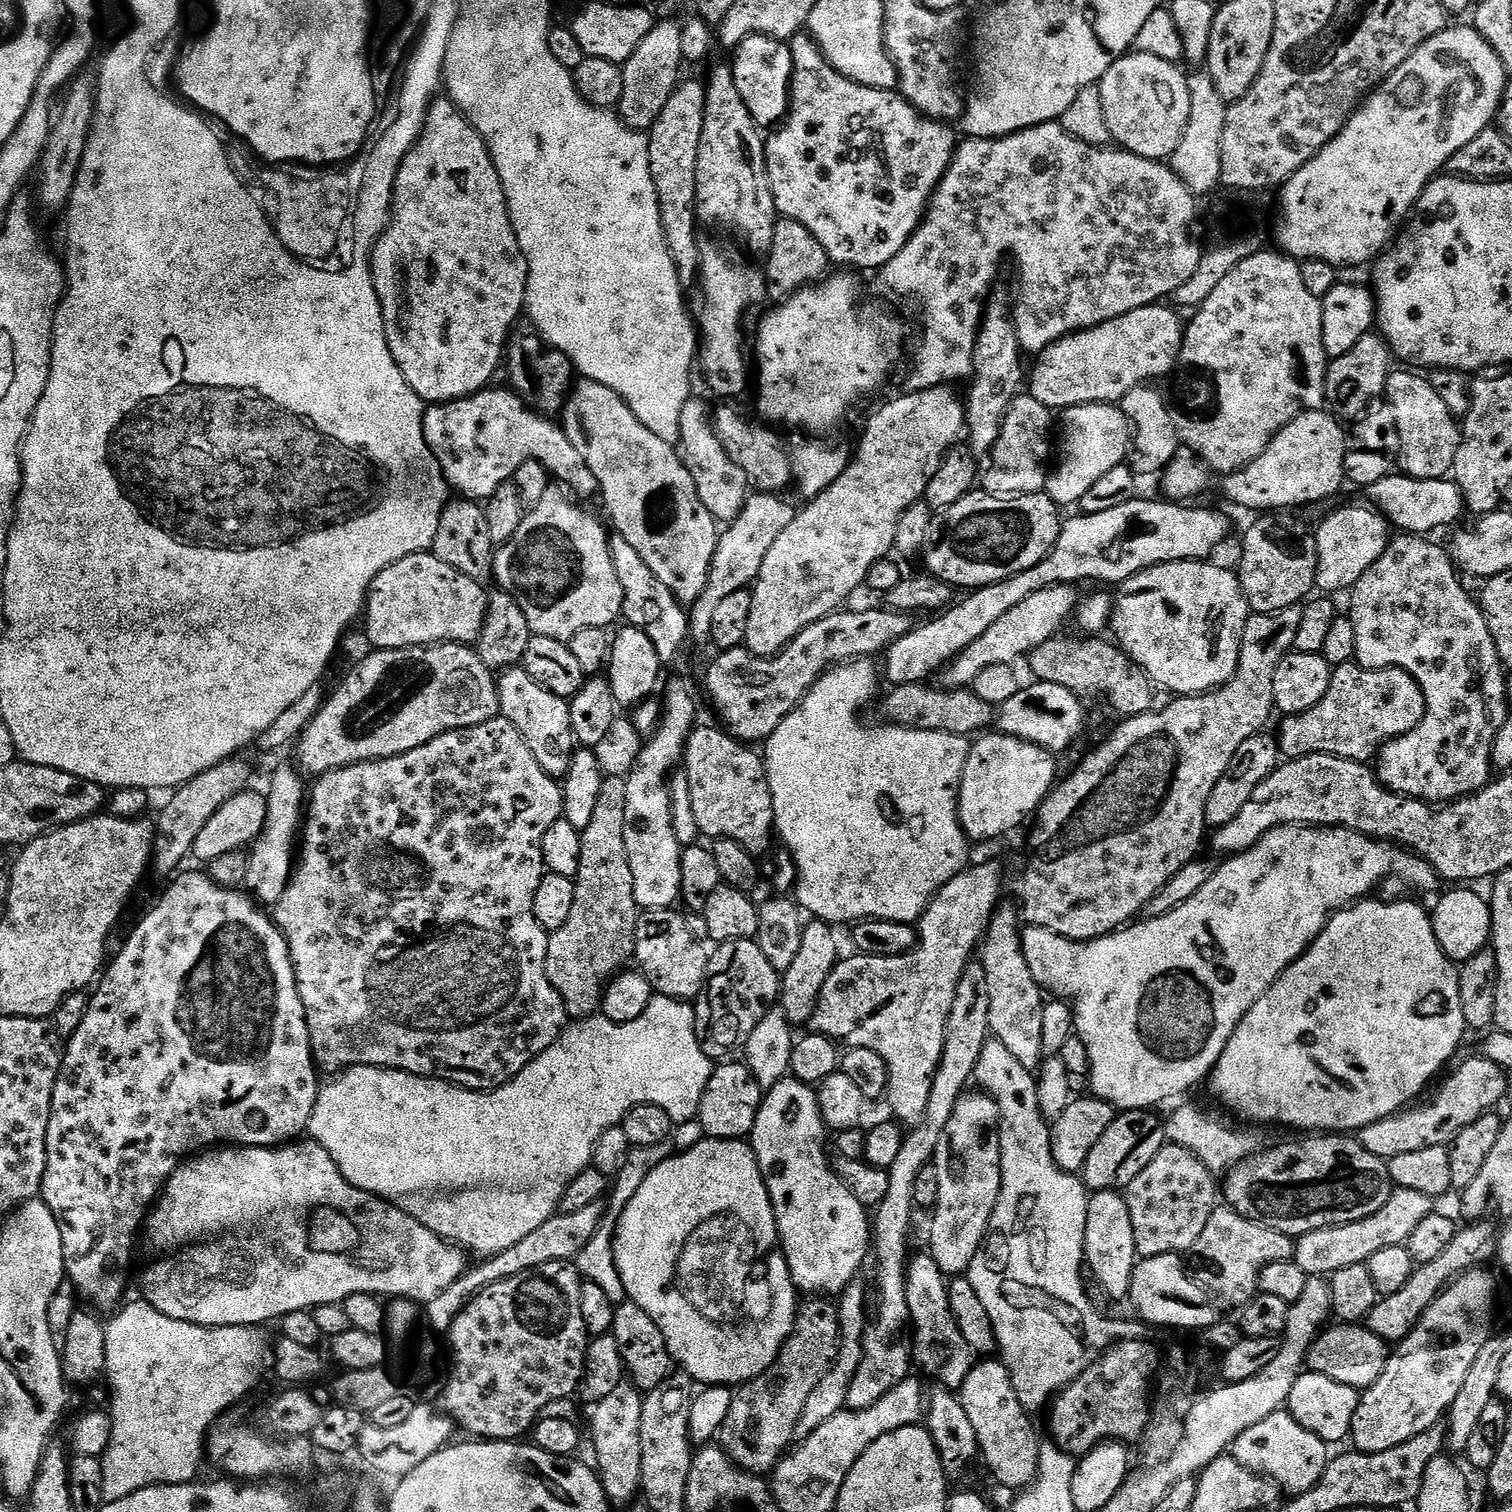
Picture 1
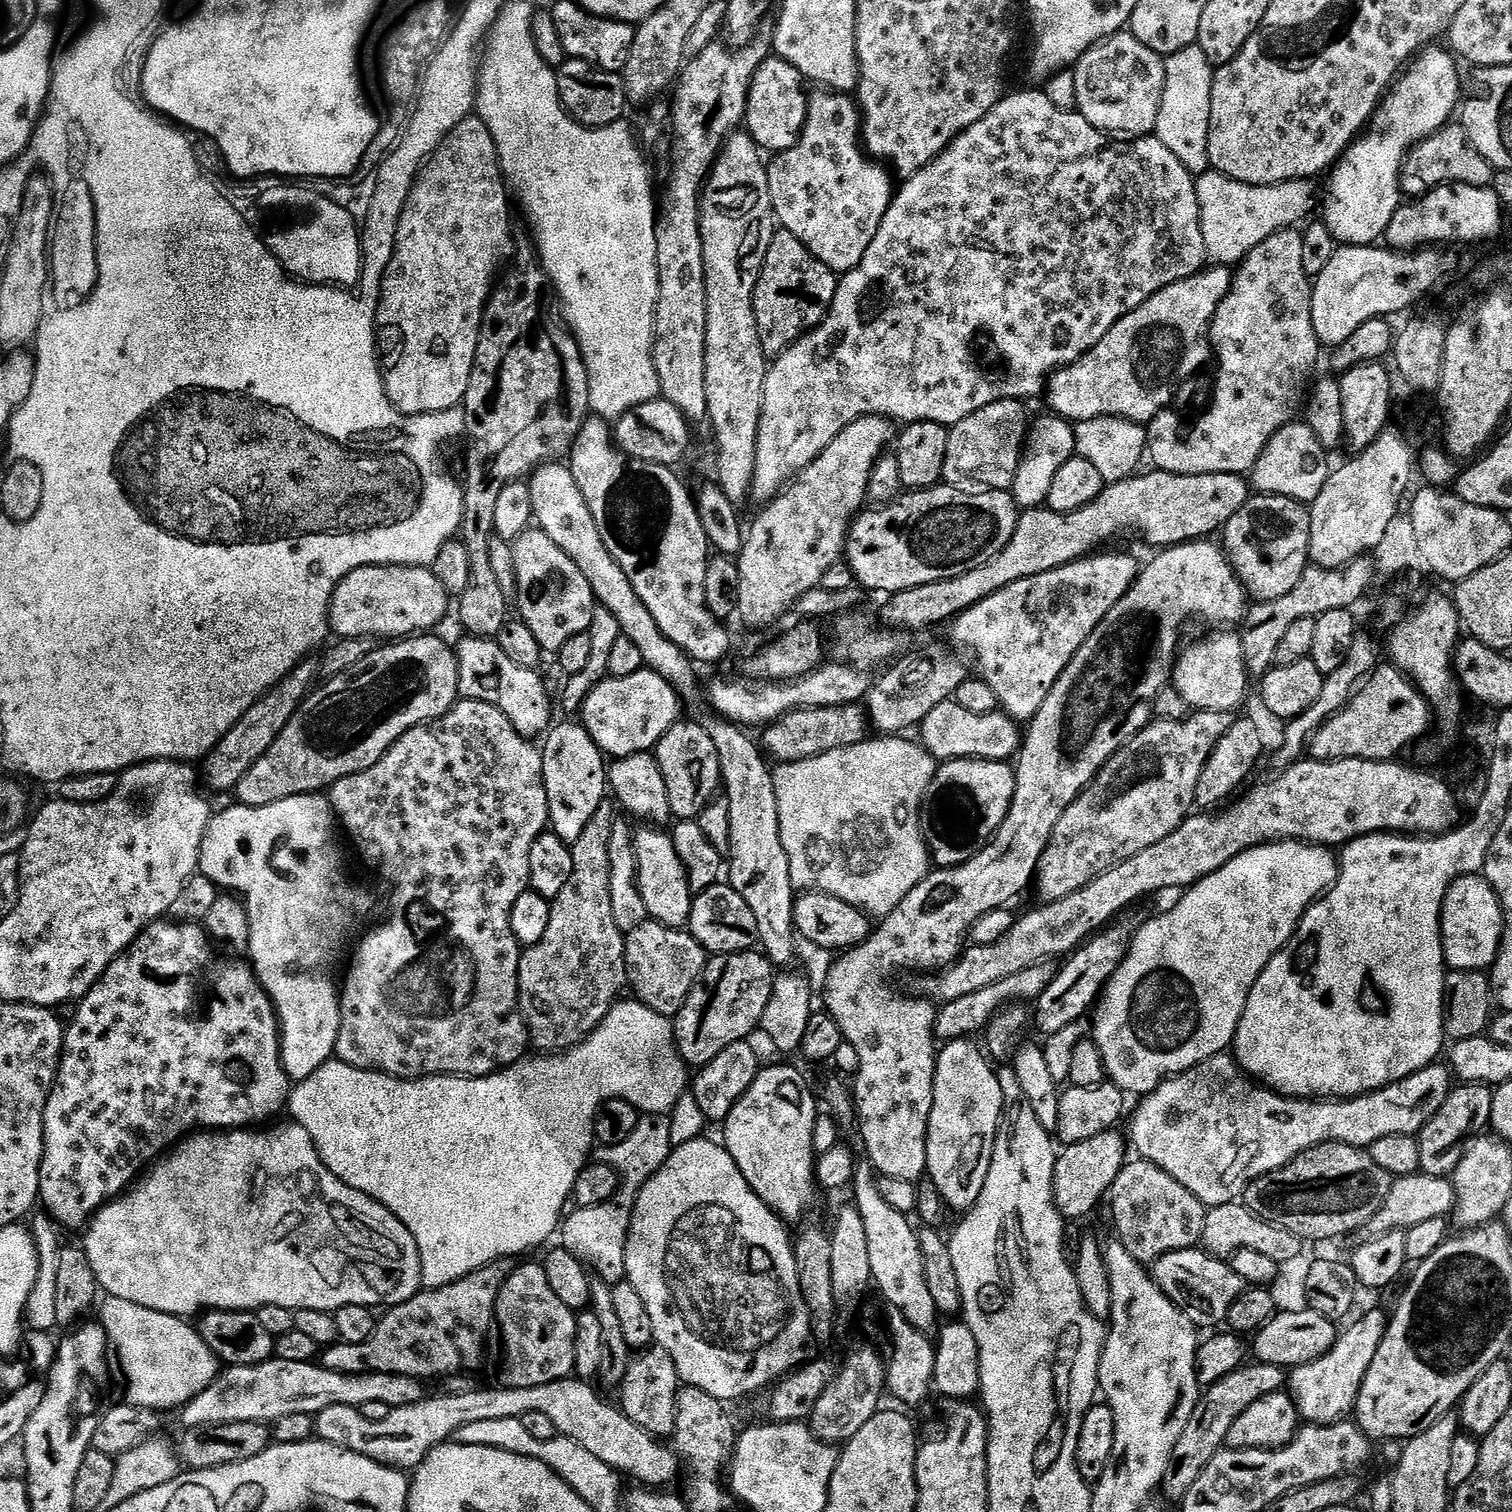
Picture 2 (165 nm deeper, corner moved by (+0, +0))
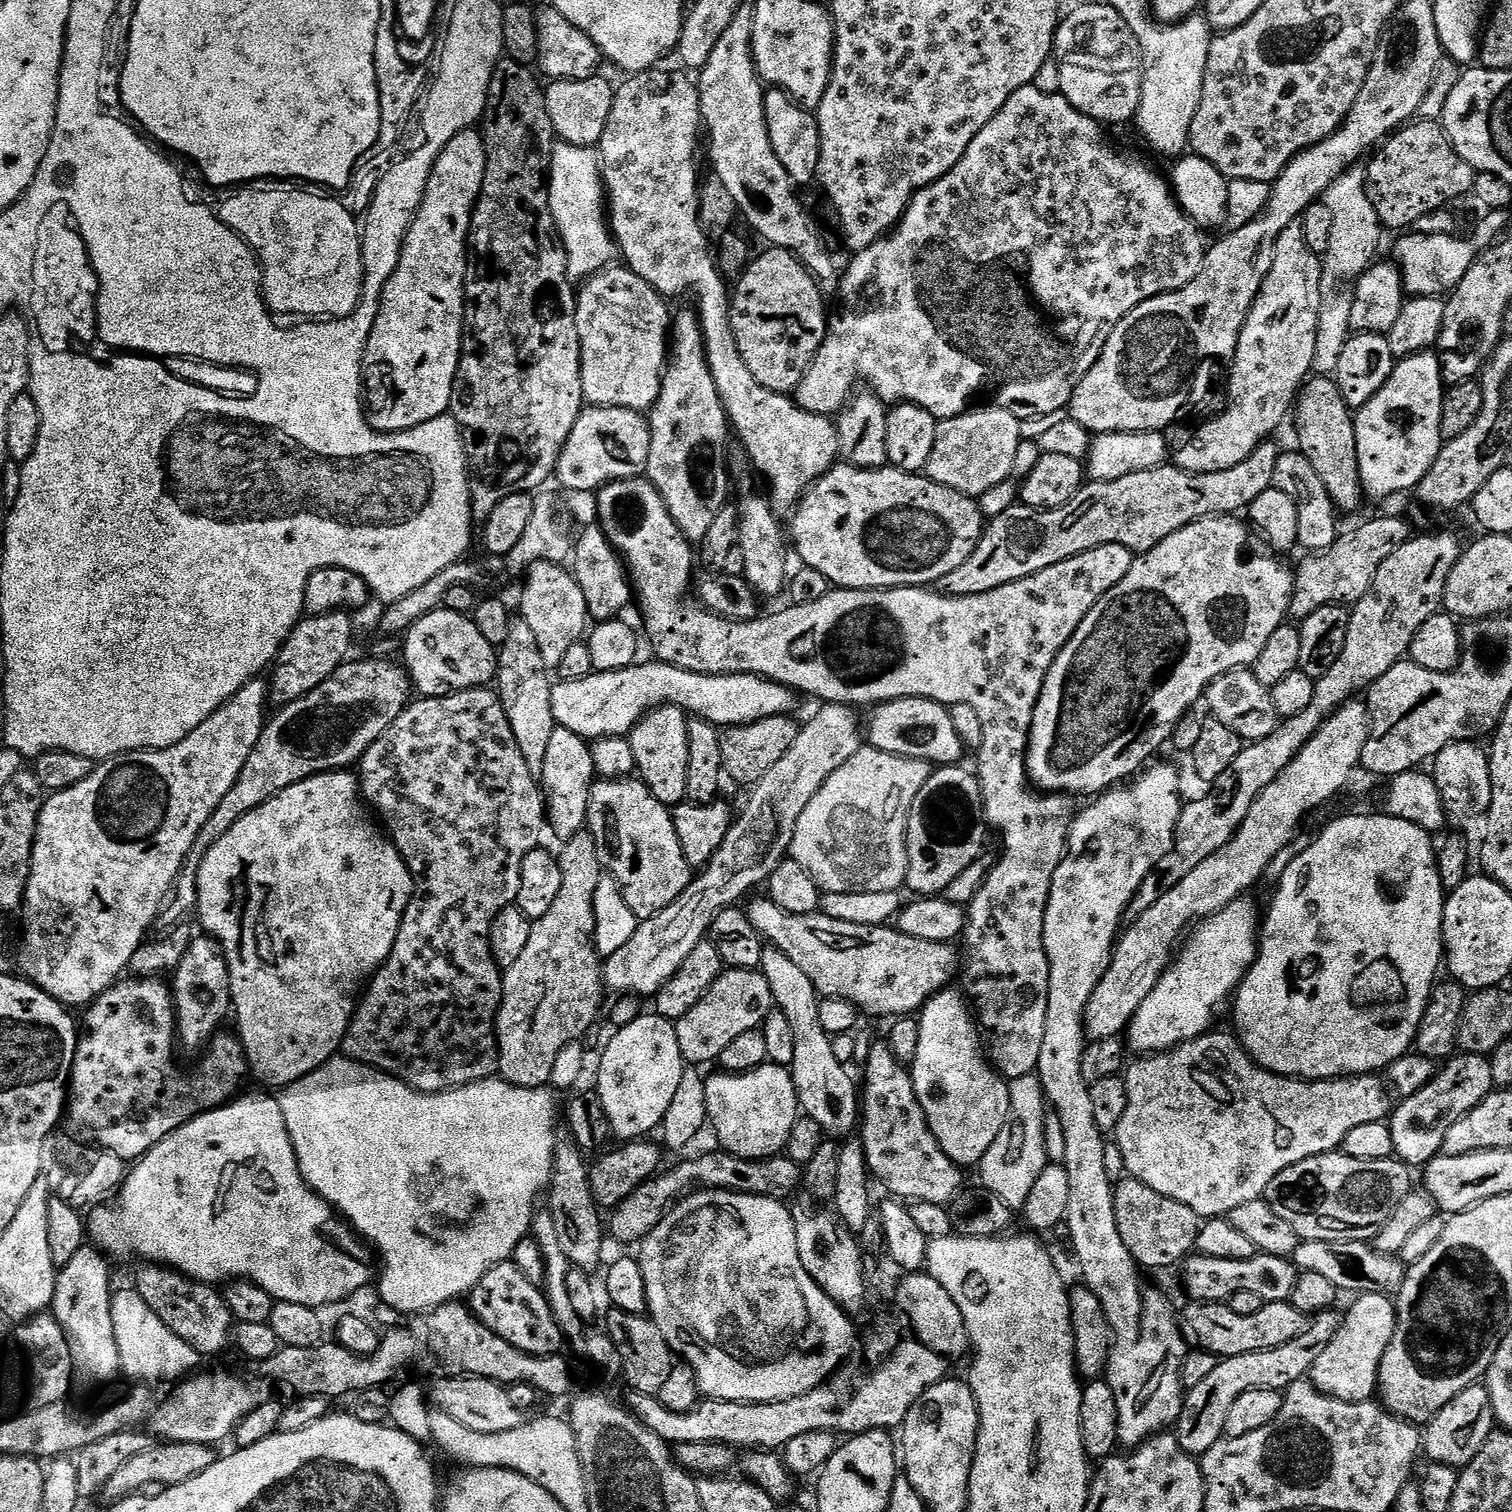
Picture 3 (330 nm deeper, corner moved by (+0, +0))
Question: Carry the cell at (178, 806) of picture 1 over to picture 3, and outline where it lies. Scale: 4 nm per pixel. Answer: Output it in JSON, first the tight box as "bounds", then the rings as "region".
{"bounds":[270,610,354,706],"region":[[[337,610],[321,616],[305,615],[297,624],[288,640],[280,648],[270,673],[270,700],[273,705],[283,706],[318,690],[330,674],[334,674],[349,659],[354,635],[353,617],[347,611]]]}

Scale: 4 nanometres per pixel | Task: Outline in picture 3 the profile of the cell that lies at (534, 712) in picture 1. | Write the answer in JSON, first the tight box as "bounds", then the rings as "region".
{"bounds":[402,606,497,697],"region":[[[441,606],[435,612],[426,614],[426,618],[420,618],[408,632],[405,632],[402,643],[404,643],[403,667],[412,677],[415,691],[421,697],[449,696],[452,692],[465,692],[468,688],[482,688],[495,681],[497,649],[490,642],[486,642],[486,637],[482,634],[482,630],[478,630],[475,619],[471,615],[463,616]]]}

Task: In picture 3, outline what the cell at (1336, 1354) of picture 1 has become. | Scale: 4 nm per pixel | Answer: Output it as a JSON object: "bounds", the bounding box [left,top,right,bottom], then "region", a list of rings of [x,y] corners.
{"bounds":[1179,1302,1306,1358],"region":[[[1192,1302],[1189,1305],[1189,1308],[1184,1312],[1184,1320],[1182,1316],[1179,1321],[1185,1341],[1189,1345],[1195,1346],[1199,1351],[1208,1352],[1217,1358],[1274,1350],[1293,1340],[1306,1327],[1305,1313],[1299,1312],[1291,1302],[1265,1303],[1254,1314],[1242,1316],[1234,1314],[1222,1302],[1219,1304]]]}

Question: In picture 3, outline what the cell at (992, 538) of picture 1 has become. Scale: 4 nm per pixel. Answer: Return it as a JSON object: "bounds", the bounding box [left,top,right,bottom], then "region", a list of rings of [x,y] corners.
{"bounds":[790,462,986,588],"region":[[[837,462],[832,468],[800,498],[792,516],[792,528],[790,524],[790,544],[800,555],[799,563],[805,568],[818,570],[818,574],[824,574],[829,585],[836,588],[914,588],[917,586],[935,585],[946,574],[958,570],[970,554],[974,554],[980,535],[986,527],[986,517],[980,511],[979,503],[973,497],[962,494],[958,490],[950,490],[938,482],[929,480],[927,475],[914,472],[903,472],[891,466],[883,468],[855,468],[853,464],[847,462]]]}

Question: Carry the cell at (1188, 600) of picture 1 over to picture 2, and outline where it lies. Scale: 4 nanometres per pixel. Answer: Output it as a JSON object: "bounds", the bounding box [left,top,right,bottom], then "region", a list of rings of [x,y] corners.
{"bounds":[1174,630,1250,712],"region":[[[1216,630],[1205,640],[1179,653],[1174,673],[1174,687],[1186,698],[1189,709],[1202,712],[1231,712],[1248,696],[1250,677],[1244,661],[1240,636],[1232,630]]]}

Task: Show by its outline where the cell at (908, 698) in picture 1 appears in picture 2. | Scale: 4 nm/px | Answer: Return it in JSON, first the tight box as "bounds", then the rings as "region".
{"bounds":[762,704,870,764],"region":[[[860,704],[846,706],[822,706],[821,708],[799,708],[796,712],[788,712],[781,720],[777,720],[763,729],[762,748],[773,761],[782,764],[793,764],[806,758],[818,758],[822,754],[830,754],[830,750],[842,750],[869,739],[870,721],[868,713]]]}

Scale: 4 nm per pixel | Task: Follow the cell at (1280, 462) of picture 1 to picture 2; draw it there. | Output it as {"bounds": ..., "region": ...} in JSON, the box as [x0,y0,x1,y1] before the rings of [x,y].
{"bounds":[1250,422,1329,506],"region":[[[1293,422],[1280,428],[1270,438],[1268,445],[1264,447],[1264,453],[1260,455],[1260,461],[1250,473],[1250,484],[1257,493],[1266,496],[1285,496],[1291,500],[1299,500],[1301,504],[1308,506],[1312,501],[1322,494],[1324,488],[1329,487],[1328,480],[1328,455],[1329,449],[1326,448],[1307,422]]]}

